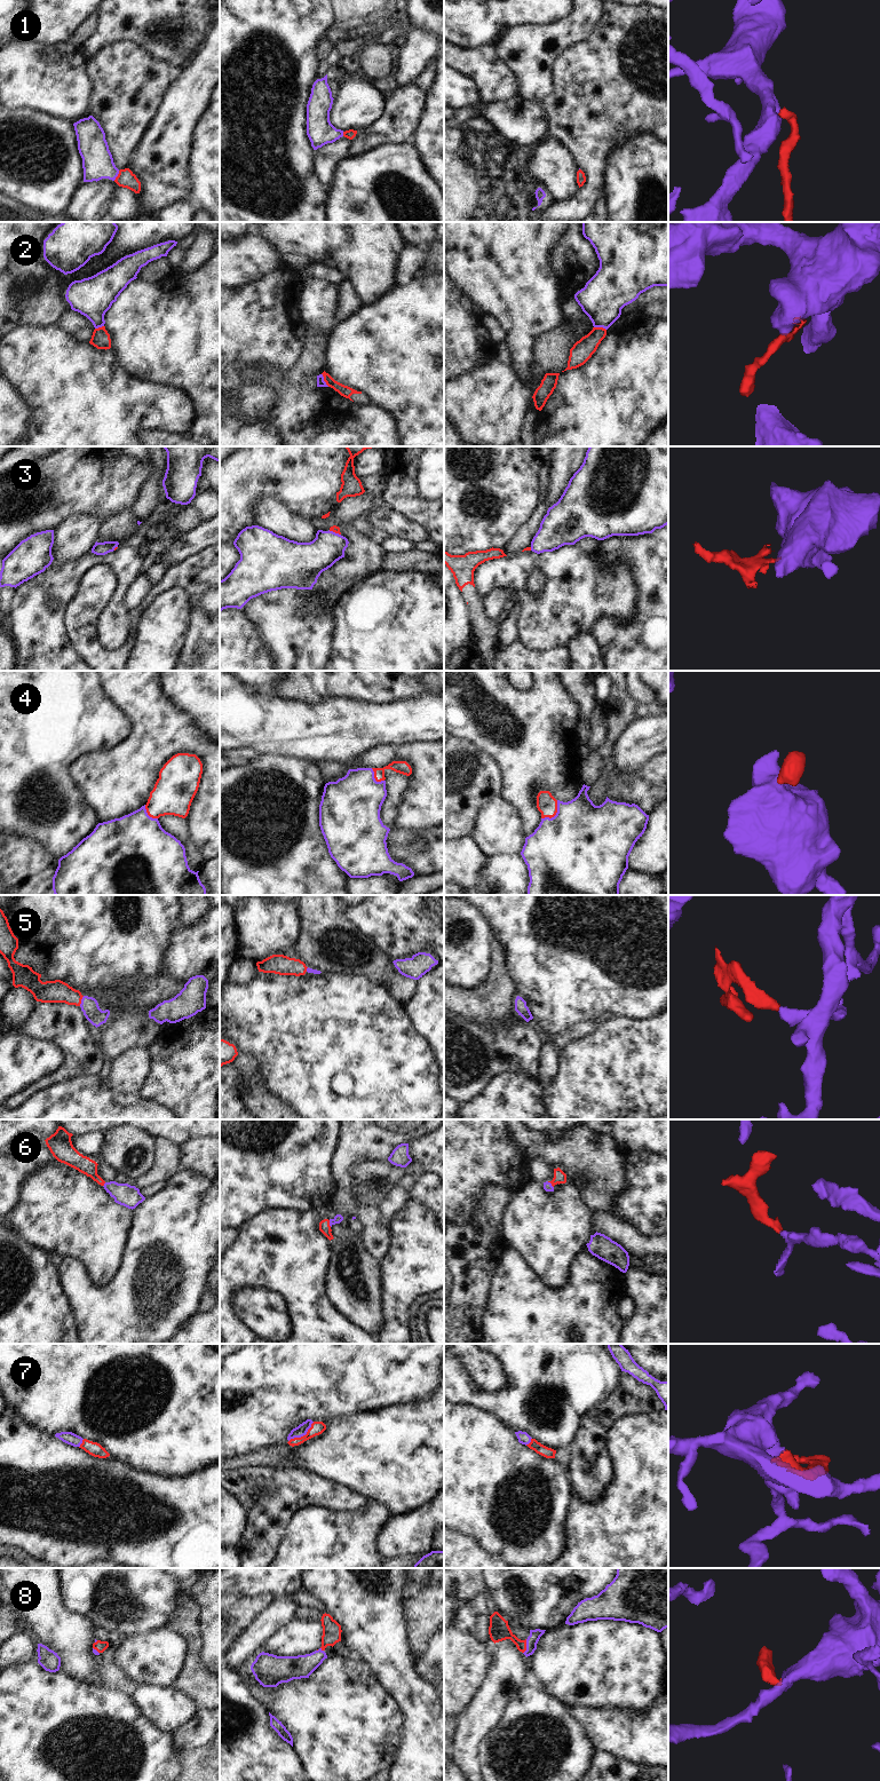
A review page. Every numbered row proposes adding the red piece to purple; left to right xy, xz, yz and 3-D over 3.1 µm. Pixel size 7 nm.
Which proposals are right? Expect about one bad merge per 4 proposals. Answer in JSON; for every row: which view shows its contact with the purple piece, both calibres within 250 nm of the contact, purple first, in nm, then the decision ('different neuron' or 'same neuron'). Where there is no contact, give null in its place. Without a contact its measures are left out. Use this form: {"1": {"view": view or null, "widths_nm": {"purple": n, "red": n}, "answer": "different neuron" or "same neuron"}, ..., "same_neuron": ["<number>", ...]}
{"1": {"view": "xy", "widths_nm": {"purple": 220, "red": 120}, "answer": "same neuron"}, "2": {"view": "xz", "widths_nm": {"purple": 60, "red": 80}, "answer": "different neuron"}, "3": {"view": "xz", "widths_nm": {"purple": 240, "red": 50}, "answer": "different neuron"}, "4": {"view": "yz", "widths_nm": {"purple": 500, "red": 140}, "answer": "same neuron"}, "5": {"view": "xy", "widths_nm": {"purple": 120, "red": 160}, "answer": "same neuron"}, "6": {"view": "yz", "widths_nm": {"purple": 60, "red": 90}, "answer": "same neuron"}, "7": {"view": "xz", "widths_nm": {"purple": 80, "red": 100}, "answer": "same neuron"}, "8": {"view": "yz", "widths_nm": {"purple": 80, "red": 150}, "answer": "same neuron"}, "same_neuron": ["1", "4", "5", "6", "7", "8"]}

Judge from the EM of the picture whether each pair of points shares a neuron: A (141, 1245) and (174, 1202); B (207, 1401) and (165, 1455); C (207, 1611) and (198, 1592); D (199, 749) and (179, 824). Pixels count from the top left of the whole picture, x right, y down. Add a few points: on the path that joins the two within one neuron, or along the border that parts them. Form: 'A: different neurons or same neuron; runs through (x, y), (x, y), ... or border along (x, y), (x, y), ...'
A: same neuron; runs through (151, 1235), (174, 1212)
B: same neuron; runs through (193, 1415), (167, 1441)
C: same neuron; runs through (207, 1606), (207, 1601), (203, 1597)
D: different neurons; border along (184, 818), (187, 836), (192, 844)

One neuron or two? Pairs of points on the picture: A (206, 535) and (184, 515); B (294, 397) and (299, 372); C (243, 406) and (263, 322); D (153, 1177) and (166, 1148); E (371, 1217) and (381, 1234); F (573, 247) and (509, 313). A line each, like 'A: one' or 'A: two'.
A: two
B: two
C: one
D: one
E: one
F: two

